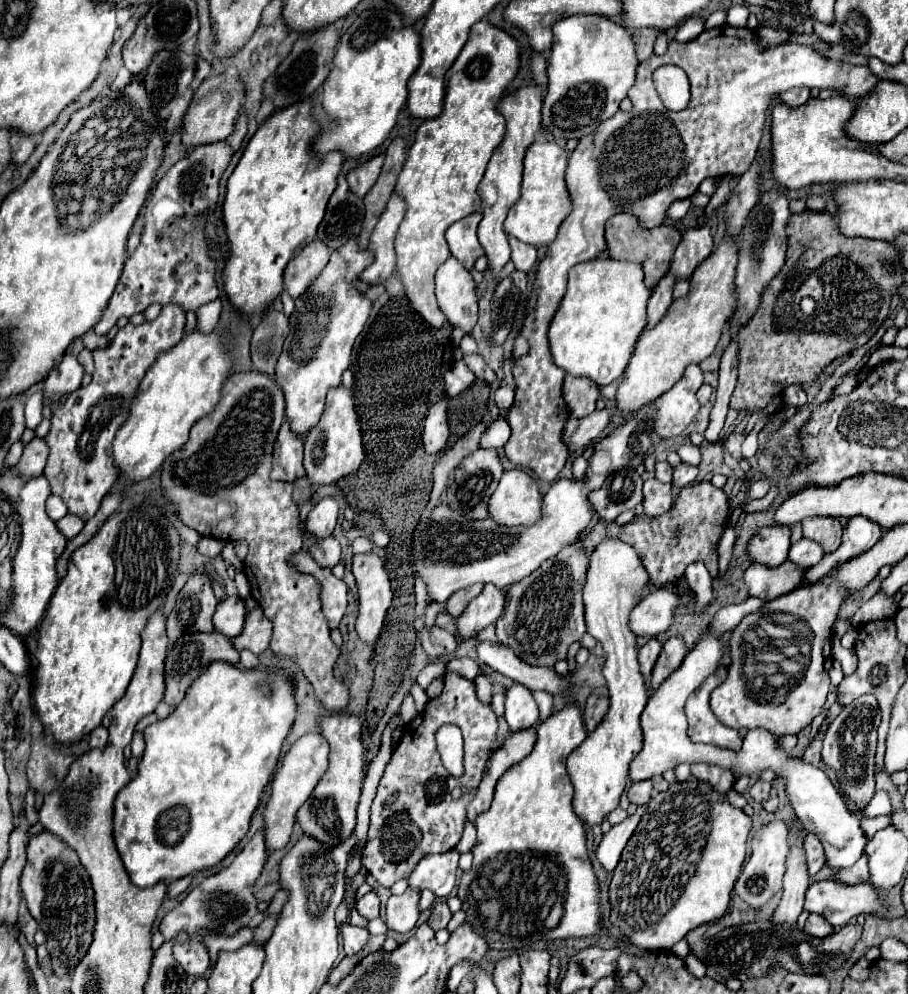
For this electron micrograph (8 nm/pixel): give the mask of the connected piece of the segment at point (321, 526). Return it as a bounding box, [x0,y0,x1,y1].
[307,497,339,537]

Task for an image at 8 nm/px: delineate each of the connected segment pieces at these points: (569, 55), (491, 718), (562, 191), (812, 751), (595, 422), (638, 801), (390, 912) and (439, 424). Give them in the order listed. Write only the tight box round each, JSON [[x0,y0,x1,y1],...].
[[543,15,637,139],[363,675,497,887],[505,141,573,247],[803,719,829,767],[569,407,613,451],[627,781,653,805],[387,889,419,933],[423,401,449,453]]

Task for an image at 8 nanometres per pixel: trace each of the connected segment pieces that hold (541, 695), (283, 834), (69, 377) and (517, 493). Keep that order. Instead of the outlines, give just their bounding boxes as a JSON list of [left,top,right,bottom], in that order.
[[533,691,553,721],[265,731,329,849],[43,353,83,417],[489,469,543,525]]

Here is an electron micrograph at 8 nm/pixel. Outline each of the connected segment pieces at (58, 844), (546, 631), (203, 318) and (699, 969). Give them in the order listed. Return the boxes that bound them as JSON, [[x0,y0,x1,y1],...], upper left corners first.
[[21,831,95,977],[497,539,589,667],[197,299,221,331],[684,954,705,977]]

